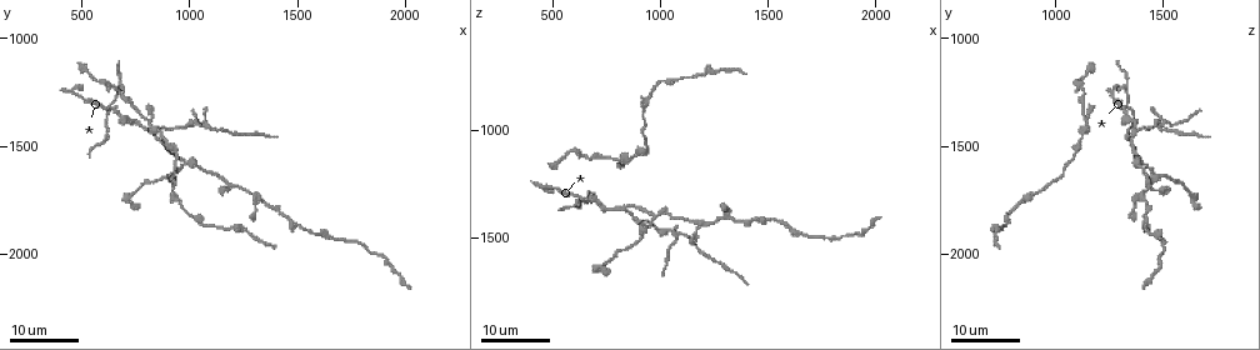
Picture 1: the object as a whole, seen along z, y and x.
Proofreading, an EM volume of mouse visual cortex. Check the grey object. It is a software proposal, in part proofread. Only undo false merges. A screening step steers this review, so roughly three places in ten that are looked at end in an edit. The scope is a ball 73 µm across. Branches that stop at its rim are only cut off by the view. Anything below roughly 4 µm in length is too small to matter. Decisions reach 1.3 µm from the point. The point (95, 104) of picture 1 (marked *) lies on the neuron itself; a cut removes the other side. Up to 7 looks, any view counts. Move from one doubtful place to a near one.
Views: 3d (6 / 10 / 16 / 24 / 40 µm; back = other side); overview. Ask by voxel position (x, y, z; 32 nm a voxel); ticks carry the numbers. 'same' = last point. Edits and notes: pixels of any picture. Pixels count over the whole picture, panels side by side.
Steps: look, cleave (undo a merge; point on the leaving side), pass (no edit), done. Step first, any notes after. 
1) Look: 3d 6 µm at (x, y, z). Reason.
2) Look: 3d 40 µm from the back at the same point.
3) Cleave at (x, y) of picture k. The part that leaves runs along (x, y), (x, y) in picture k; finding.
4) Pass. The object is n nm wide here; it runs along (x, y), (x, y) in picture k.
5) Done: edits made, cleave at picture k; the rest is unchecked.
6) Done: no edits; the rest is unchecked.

Look: 3d 24 µm at (860, 1460, 1120). A narrow waist.

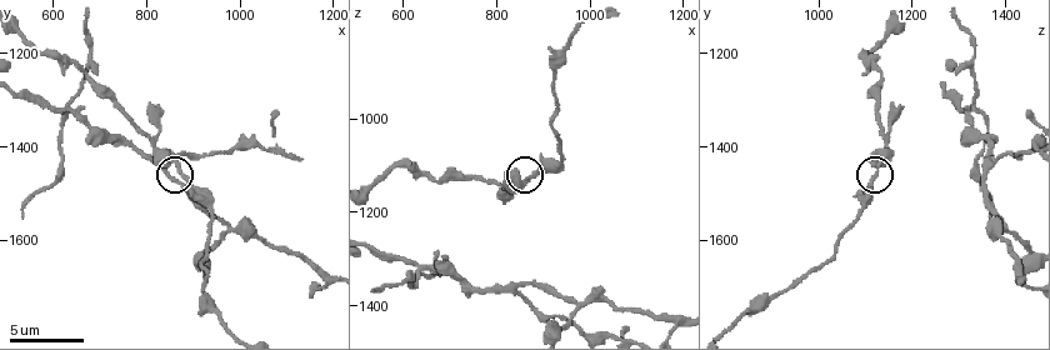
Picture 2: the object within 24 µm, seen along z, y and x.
Look: 3d 10 µm at (875, 1450, 1125).

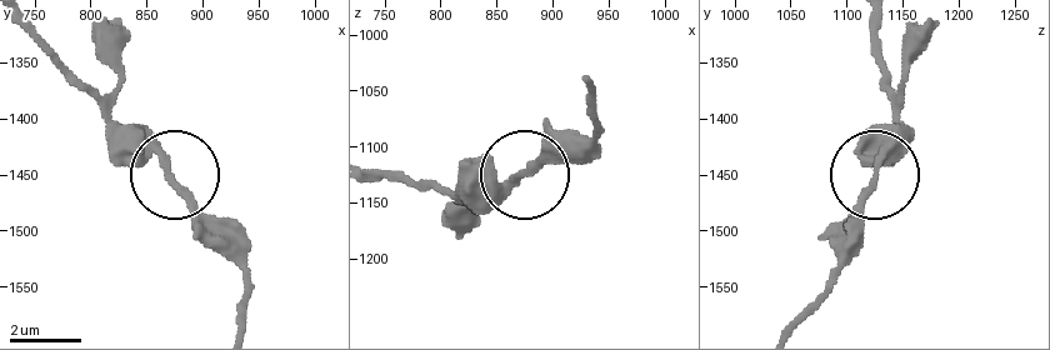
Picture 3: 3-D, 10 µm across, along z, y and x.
Pass. Continuous, no second neuron.

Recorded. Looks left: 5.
Look: 3d 6 µm at (635, 1325, 1320).

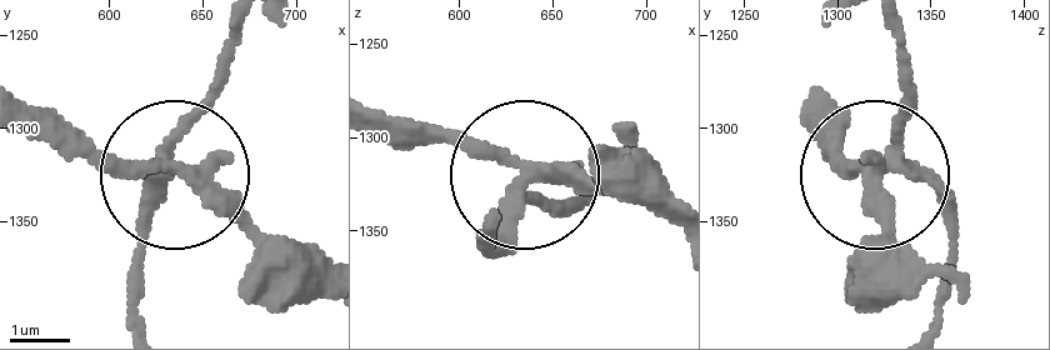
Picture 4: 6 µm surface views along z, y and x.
Cleave at (218, 94) of picture 4. The part that leaves runs along (179, 165), (139, 210), (139, 329) in picture 4; two neurons meet here.

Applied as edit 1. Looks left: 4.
Look: 3d 10 µm at (835, 1445, 1370). Small branch off a trunk.

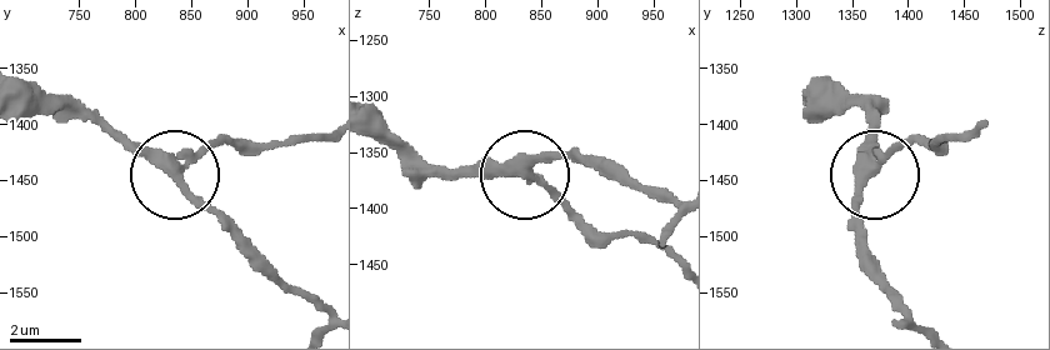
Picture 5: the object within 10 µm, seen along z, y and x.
Pass. The object is 300 nm wide here; it runs along (829, 76), (868, 115), (874, 171), (928, 143) in picture 5; one neuron here.

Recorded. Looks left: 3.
Look: 3d 16 µm at (1070, 1400, 1490). Four arms meet.

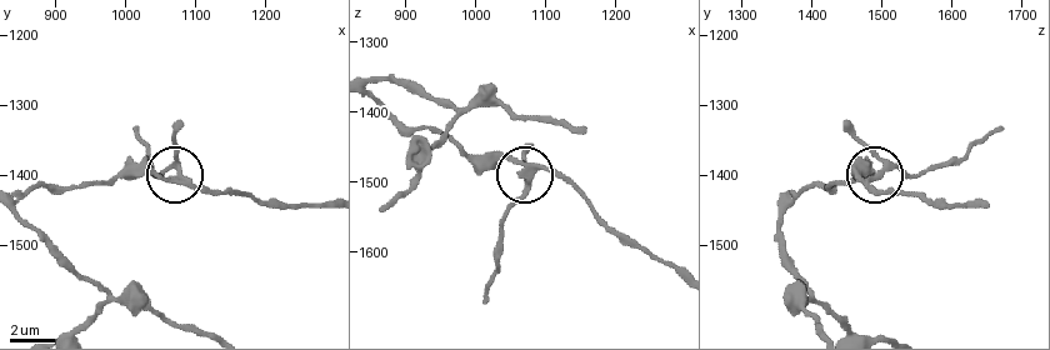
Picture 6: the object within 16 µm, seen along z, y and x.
Look: 3d 10 µm at (1075, 1395, 1495).

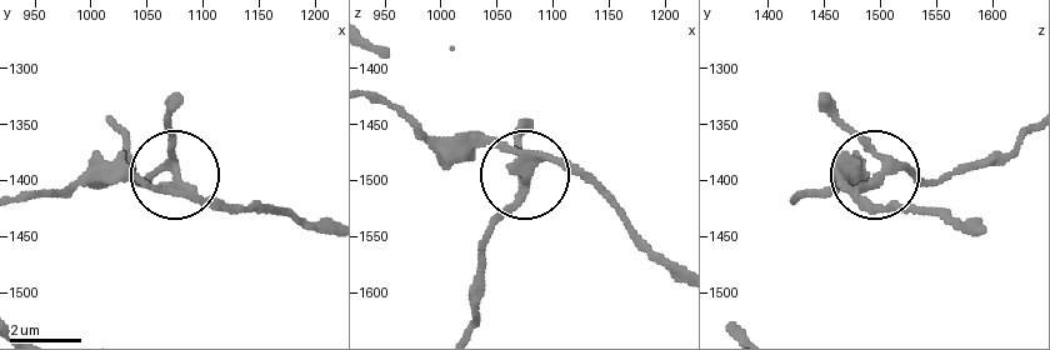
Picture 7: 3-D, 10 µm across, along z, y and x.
Cleave at (169, 133) of picture 7. The side arm is 7 µm long; the part that leaves runs along (530, 165), (491, 234), (474, 324) in picture 7; a second neuron is stuck on.

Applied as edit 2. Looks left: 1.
Done: edits made, cleave at picture 4, cleave at picture 7; the rest is unchecked.

